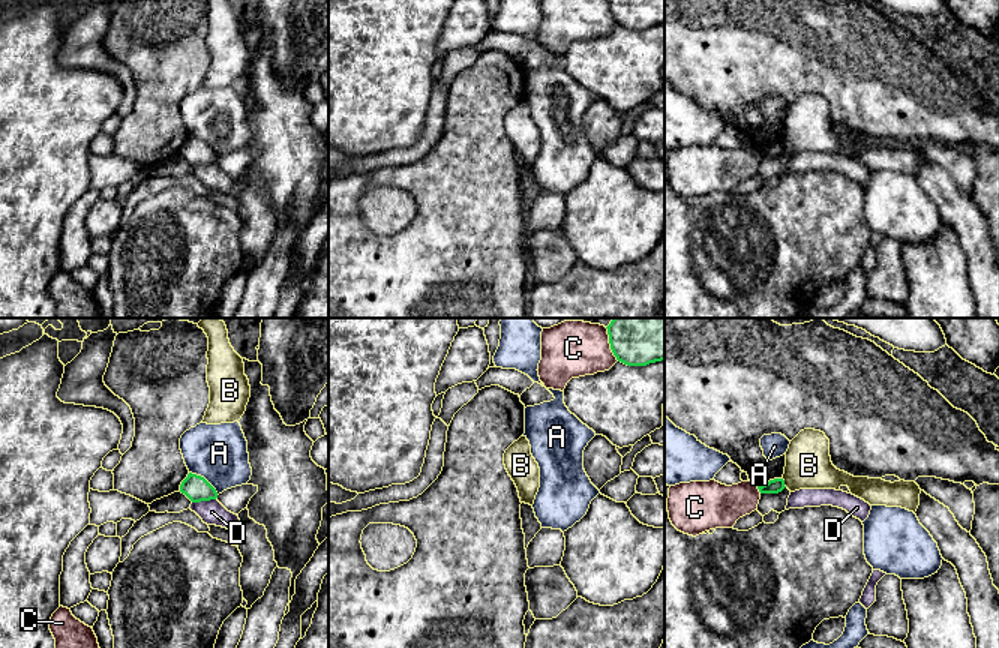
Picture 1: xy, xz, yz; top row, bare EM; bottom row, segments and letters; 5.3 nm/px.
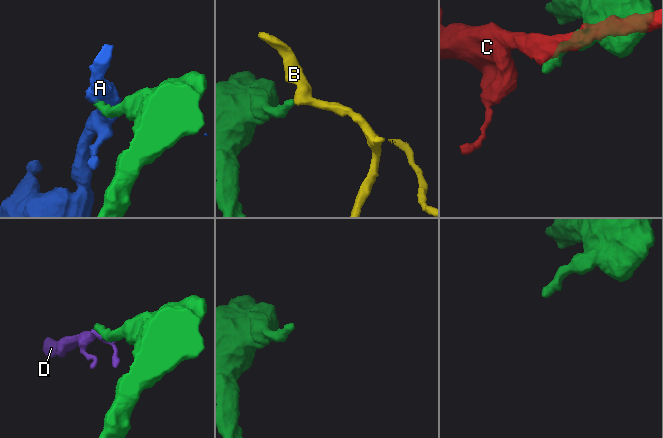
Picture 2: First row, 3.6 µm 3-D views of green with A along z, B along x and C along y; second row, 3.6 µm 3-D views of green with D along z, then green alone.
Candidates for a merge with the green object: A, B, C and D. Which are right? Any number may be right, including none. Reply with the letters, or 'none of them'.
none of them

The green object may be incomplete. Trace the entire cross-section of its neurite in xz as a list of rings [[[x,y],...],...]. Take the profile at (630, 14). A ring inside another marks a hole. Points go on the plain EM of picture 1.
[[[609,0],[618,26],[627,30],[646,30],[664,24],[664,0]]]

